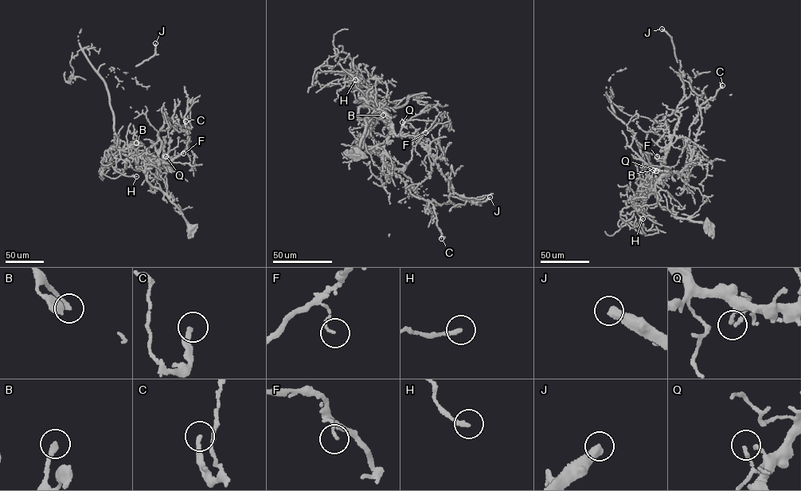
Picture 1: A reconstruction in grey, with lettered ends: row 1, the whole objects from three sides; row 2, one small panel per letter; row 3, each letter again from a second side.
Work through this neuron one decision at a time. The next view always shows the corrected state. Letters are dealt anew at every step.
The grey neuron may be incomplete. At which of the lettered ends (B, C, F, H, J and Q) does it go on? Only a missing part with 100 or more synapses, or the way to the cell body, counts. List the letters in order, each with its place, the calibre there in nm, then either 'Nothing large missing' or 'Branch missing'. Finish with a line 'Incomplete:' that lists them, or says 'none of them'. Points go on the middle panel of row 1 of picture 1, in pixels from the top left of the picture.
B: Place: (383, 115). Thickness 280 nm. Nothing large missing
C: Place: (441, 238). Thickness 200 nm. Nothing large missing
F: Place: (425, 132). Thickness 90 nm. Nothing large missing
H: Place: (355, 80). Thickness 200 nm. Nothing large missing
J: Place: (490, 197). Thickness 480 nm. Branch missing
Q: Place: (402, 122). Thickness 160 nm. Nothing large missing
Incomplete: J

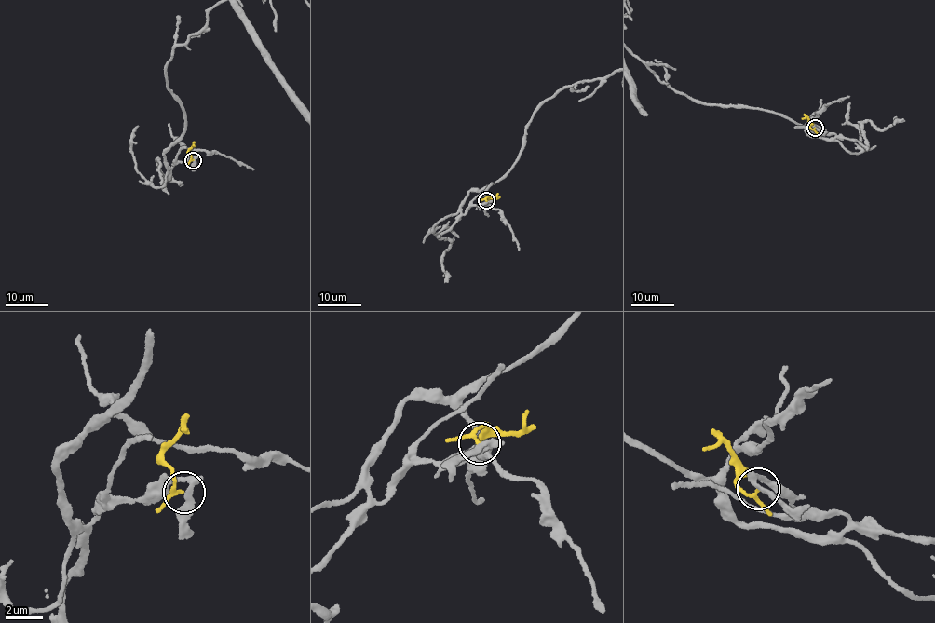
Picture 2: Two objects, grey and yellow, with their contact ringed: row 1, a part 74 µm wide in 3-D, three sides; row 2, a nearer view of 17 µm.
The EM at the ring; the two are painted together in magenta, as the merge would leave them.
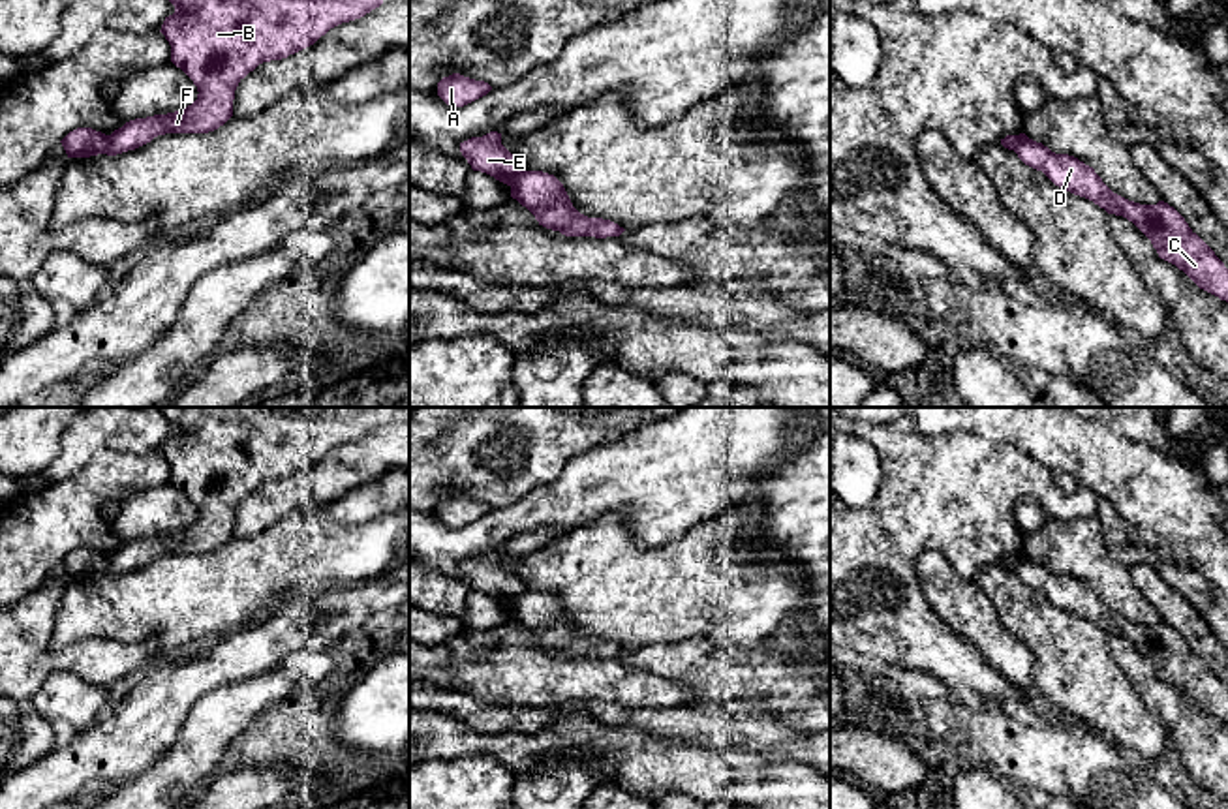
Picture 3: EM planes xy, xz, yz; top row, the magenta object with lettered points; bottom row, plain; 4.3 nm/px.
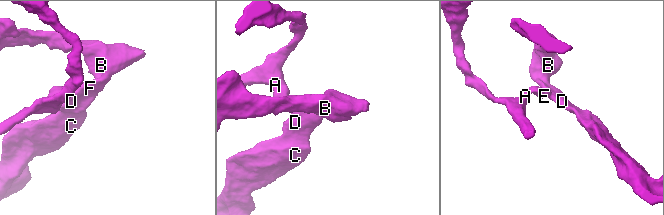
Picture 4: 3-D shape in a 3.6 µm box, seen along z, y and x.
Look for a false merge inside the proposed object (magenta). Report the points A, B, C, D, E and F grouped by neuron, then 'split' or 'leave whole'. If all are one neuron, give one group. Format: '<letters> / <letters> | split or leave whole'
A E / B C D F | split

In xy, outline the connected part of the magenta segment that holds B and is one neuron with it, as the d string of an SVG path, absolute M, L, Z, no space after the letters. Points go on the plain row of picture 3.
M143 407L160 411L175 426L165 437L161 454L171 466L171 482L197 507L197 520L182 531L135 539L107 556L101 574L116 576L135 571L165 554L208 554L233 537L233 520L238 503L259 484L282 481L314 466L330 449L364 437L383 424L381 407Z

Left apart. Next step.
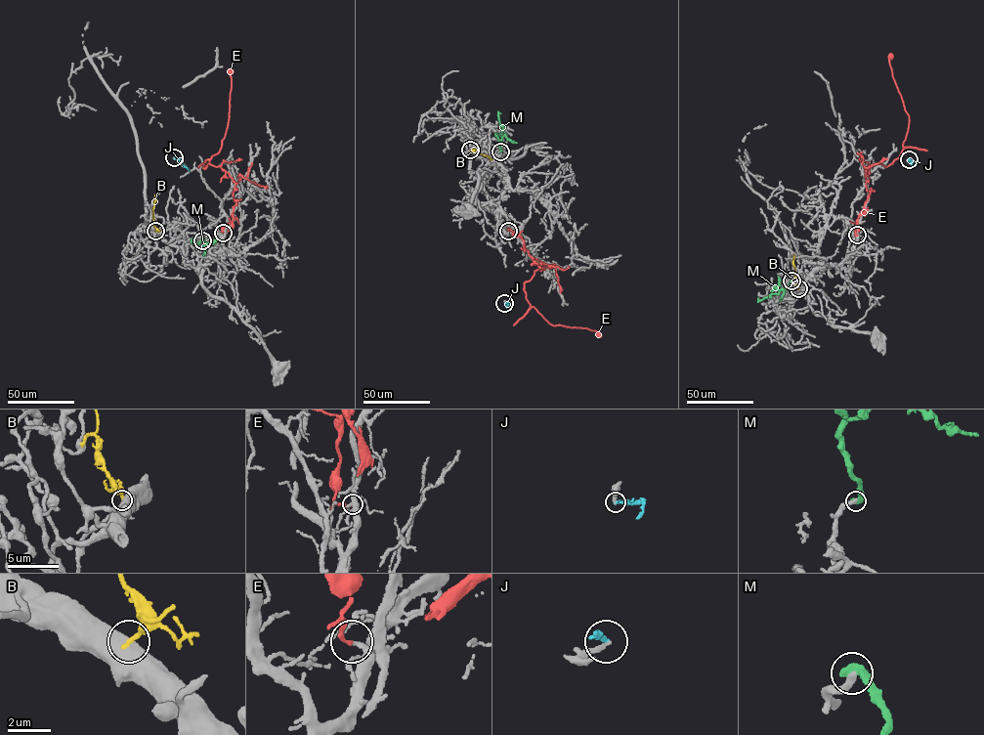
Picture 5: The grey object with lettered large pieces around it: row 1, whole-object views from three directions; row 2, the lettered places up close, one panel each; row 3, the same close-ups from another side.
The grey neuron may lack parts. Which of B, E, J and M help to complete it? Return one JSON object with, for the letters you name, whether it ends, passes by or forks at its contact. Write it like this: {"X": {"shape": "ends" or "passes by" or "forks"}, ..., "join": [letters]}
{"join": []}

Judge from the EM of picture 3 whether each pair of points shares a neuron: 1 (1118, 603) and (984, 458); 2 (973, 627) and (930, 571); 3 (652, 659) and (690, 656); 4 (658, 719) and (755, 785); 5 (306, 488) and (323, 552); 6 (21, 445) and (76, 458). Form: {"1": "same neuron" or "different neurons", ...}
{"1": "different neurons", "2": "same neuron", "3": "same neuron", "4": "different neurons", "5": "different neurons", "6": "different neurons"}

